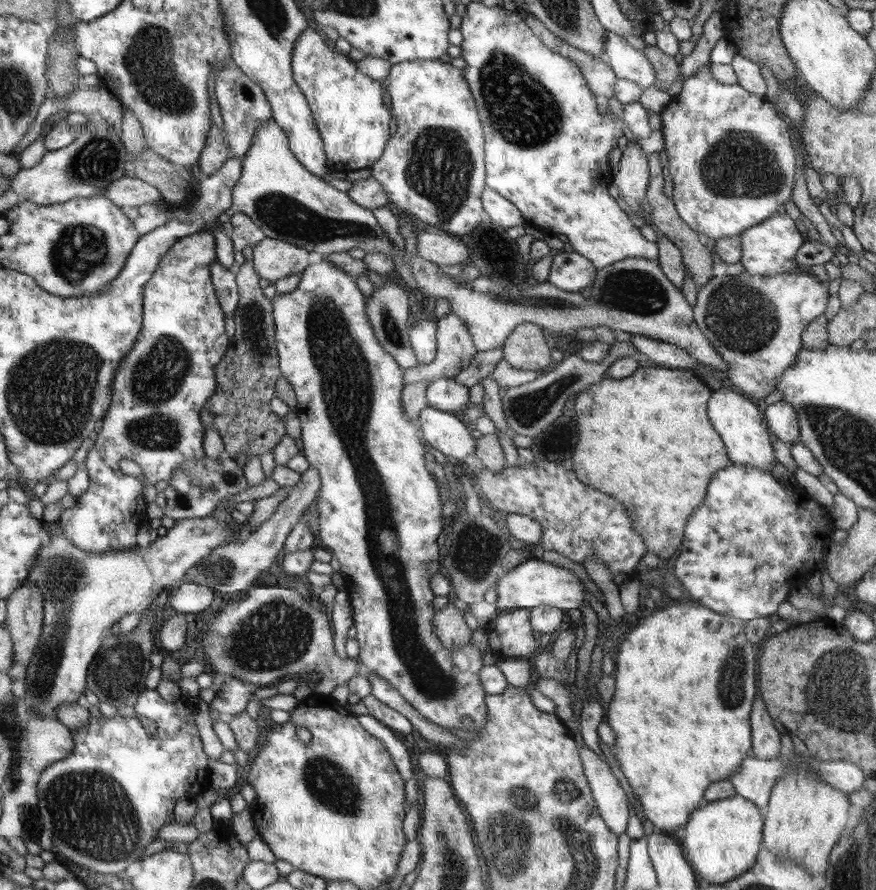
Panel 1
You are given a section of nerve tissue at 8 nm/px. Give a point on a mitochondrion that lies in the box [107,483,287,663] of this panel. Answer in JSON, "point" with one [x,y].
{"point":[221,568]}

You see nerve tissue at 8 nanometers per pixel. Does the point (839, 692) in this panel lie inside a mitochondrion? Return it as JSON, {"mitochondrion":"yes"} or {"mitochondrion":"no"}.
{"mitochondrion":"yes"}

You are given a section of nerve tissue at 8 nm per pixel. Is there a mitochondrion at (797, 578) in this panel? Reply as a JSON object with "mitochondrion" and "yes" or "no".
{"mitochondrion":"no"}

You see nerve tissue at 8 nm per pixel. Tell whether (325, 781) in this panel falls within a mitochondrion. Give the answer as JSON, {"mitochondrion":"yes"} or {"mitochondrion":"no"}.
{"mitochondrion":"yes"}

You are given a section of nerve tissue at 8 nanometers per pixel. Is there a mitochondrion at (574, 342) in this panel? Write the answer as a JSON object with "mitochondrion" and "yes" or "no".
{"mitochondrion":"no"}

